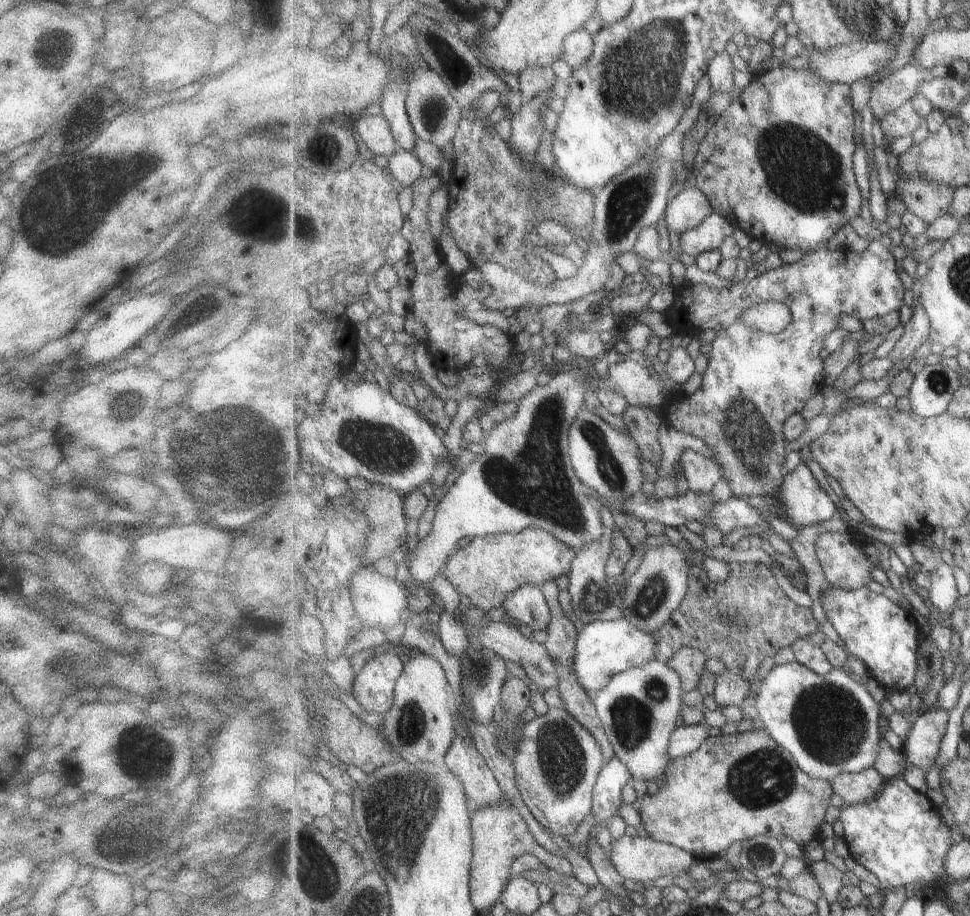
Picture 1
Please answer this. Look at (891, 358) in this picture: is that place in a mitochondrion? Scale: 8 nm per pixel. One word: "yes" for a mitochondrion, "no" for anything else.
no

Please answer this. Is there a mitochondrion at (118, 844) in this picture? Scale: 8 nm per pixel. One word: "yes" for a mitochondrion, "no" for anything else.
yes

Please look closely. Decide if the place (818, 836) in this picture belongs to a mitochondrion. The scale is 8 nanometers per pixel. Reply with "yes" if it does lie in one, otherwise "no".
no

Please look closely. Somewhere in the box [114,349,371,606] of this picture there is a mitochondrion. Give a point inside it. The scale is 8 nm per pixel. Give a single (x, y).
(233, 455)

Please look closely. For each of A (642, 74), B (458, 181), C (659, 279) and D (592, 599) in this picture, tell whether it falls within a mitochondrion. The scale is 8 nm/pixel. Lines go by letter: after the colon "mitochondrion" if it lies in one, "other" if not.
A: mitochondrion
B: other
C: other
D: mitochondrion

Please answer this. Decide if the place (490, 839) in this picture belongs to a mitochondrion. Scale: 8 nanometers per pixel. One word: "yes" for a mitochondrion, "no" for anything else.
no

